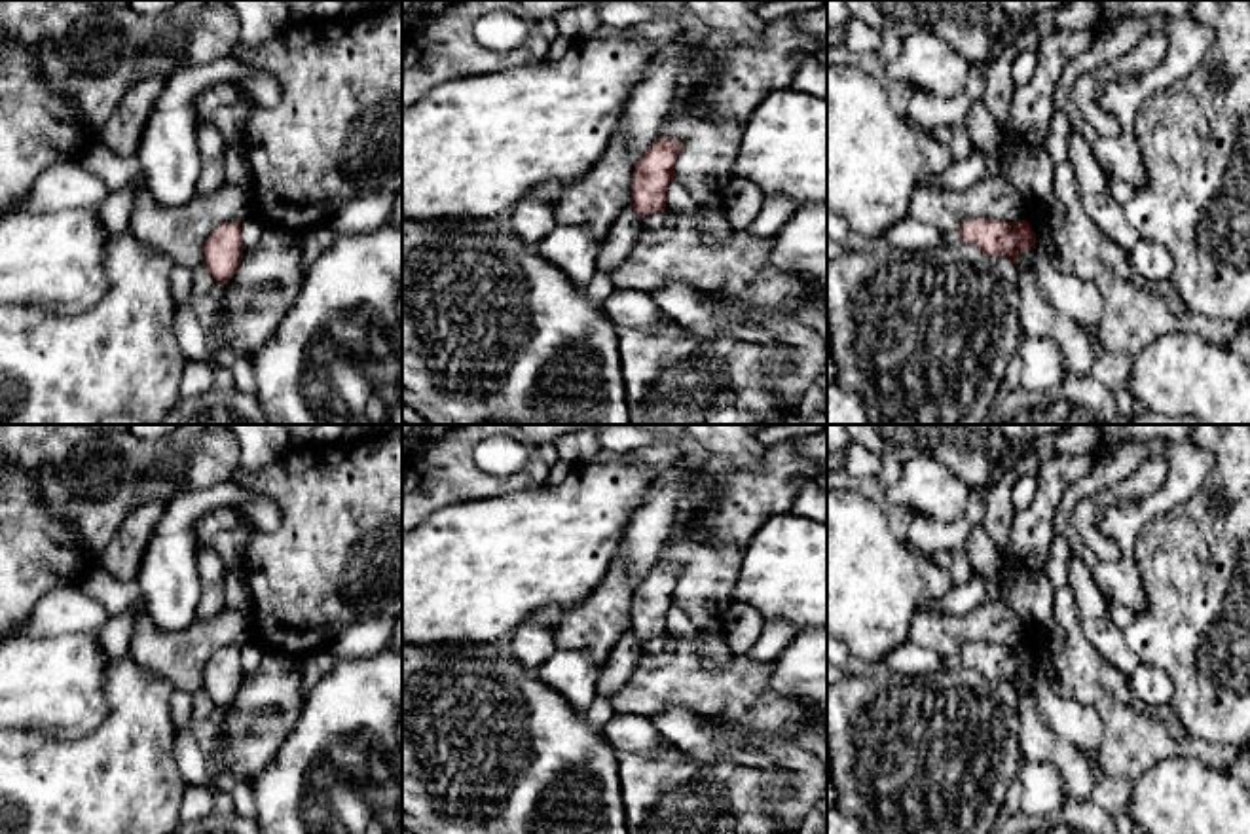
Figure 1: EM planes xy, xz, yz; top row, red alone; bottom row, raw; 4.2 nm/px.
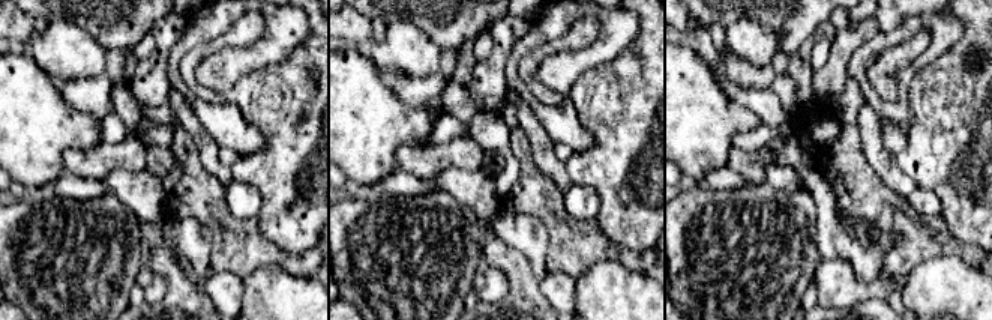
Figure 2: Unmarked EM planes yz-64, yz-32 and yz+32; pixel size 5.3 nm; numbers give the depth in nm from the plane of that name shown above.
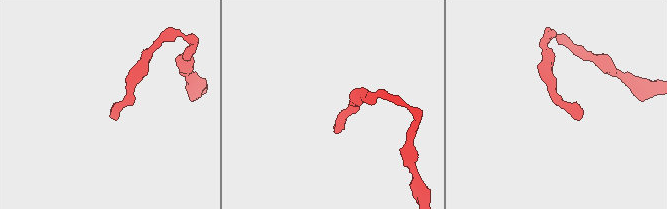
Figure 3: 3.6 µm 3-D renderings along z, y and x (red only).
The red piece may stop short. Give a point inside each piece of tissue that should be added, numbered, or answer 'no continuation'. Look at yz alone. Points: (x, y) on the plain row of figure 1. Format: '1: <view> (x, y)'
no continuation

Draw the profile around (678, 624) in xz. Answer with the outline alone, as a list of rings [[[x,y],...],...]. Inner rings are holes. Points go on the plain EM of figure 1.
[[[675,605],[670,607],[666,612],[666,635],[668,637],[690,637],[698,629],[696,626],[689,620],[689,616]]]

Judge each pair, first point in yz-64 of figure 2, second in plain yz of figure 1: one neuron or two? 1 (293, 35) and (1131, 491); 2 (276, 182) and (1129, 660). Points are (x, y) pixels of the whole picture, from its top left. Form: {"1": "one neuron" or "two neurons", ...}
{"1": "two neurons", "2": "two neurons"}

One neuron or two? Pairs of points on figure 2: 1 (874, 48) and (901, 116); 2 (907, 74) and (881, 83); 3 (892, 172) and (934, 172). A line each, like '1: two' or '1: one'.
1: one
2: two
3: two

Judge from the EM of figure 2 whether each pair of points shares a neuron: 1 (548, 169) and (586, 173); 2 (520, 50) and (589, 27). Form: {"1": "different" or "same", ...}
{"1": "different", "2": "different"}

